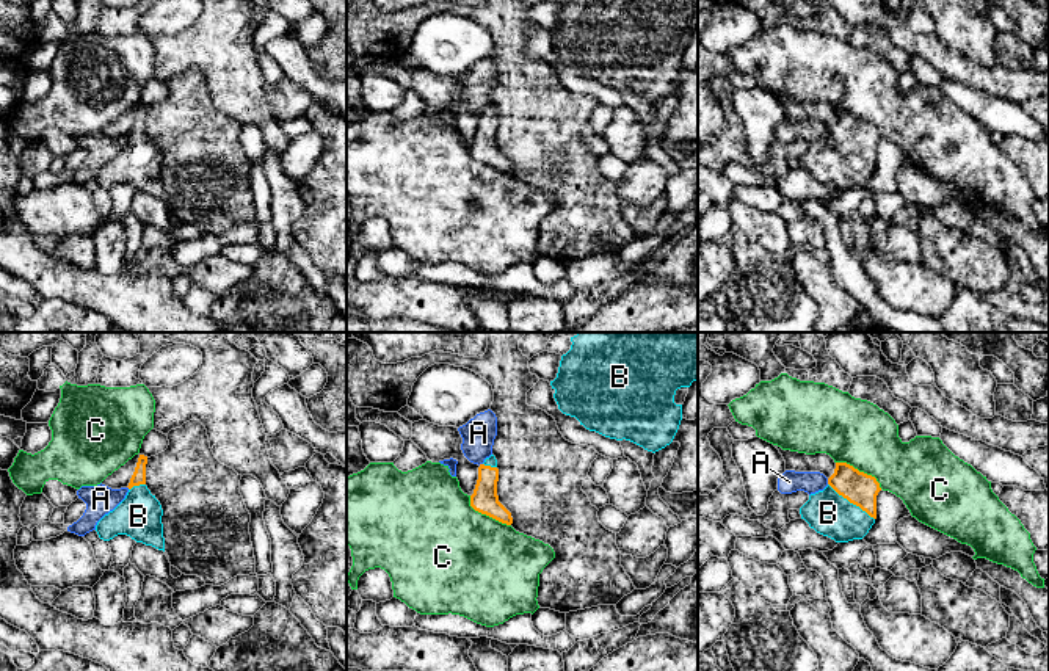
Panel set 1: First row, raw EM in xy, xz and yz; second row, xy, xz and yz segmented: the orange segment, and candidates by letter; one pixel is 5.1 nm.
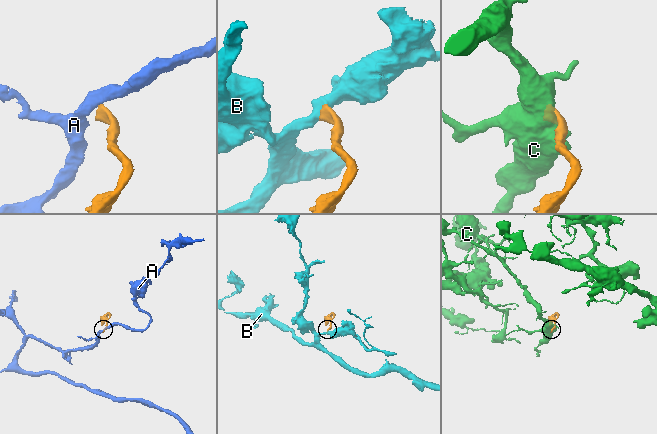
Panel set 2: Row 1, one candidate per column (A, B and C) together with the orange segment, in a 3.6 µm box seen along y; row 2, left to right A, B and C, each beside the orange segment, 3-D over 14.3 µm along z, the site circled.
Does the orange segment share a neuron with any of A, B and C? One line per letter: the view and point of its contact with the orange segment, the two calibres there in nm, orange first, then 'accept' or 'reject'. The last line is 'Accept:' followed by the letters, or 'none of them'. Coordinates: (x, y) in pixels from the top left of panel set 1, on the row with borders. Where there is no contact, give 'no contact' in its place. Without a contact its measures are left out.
A: meets orange in yz at (828, 482); 170 nm thick on the orange side, 110 nm on the other; reject
B: meets orange in yz at (852, 502); 170 nm thick on the orange side, 220 nm on the other; accept
C: meets orange in xz at (486, 515); 140 nm thick on the orange side, 500 nm on the other; reject
Accept: B

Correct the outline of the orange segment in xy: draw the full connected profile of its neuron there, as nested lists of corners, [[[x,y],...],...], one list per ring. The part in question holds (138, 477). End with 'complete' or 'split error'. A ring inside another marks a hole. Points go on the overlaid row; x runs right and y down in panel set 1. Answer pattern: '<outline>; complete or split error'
[[[140,455],[125,499],[97,522],[96,531],[103,541],[127,535],[165,552],[163,510],[146,486],[146,464],[147,456]]]; split error

